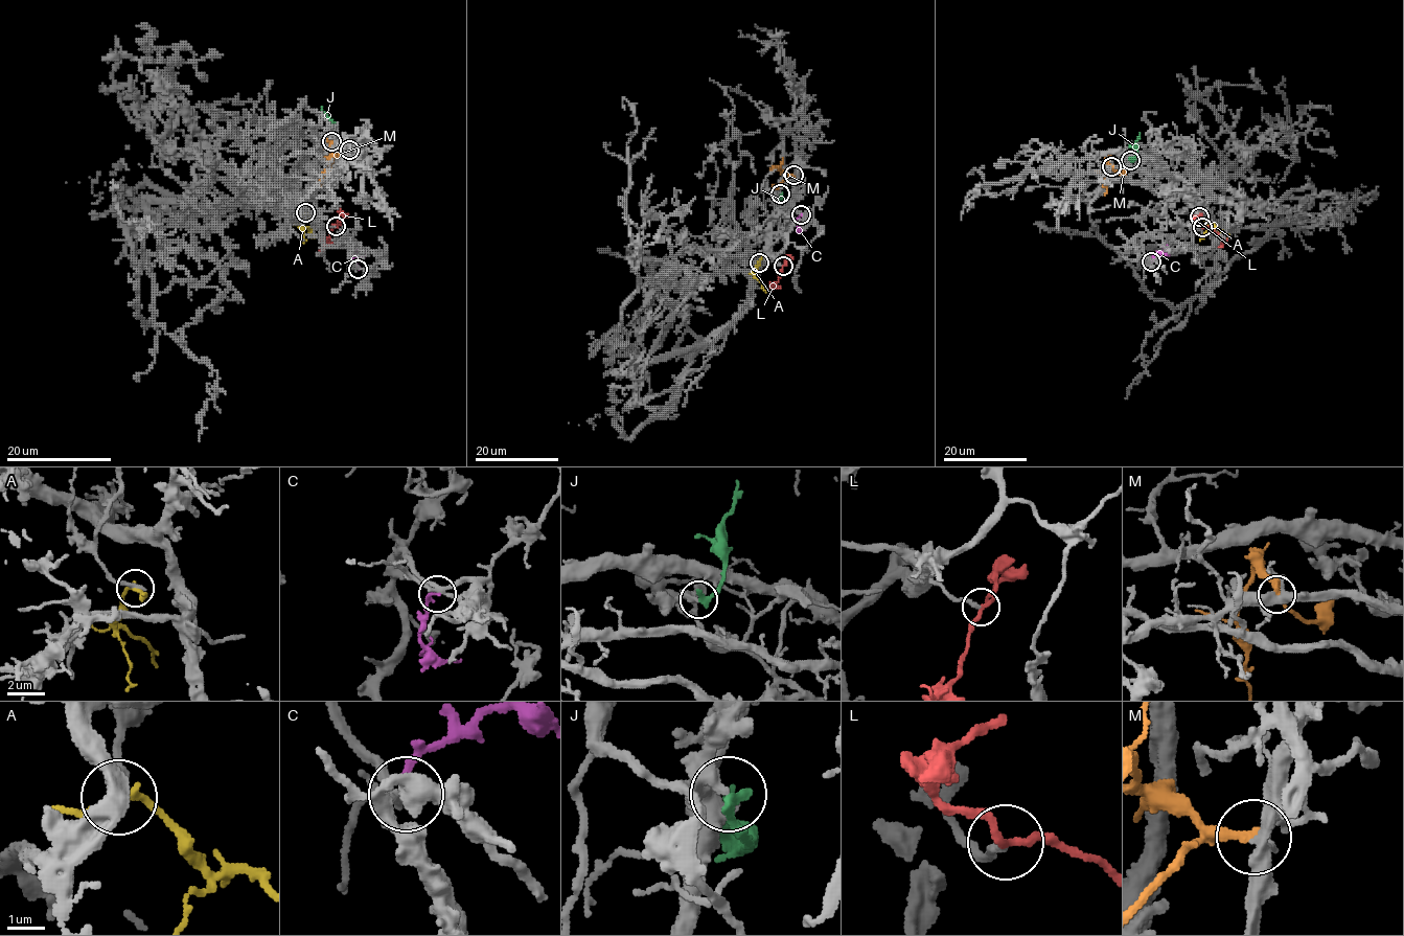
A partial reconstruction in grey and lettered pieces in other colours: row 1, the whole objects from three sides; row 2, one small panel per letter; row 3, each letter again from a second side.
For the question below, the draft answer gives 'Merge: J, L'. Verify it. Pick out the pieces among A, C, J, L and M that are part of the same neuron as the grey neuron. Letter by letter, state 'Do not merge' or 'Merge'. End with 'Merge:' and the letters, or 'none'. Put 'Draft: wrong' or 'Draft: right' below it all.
A: Do not merge
C: Do not merge
J: Merge
L: Merge
M: Do not merge
Merge: J, L
Draft: right

